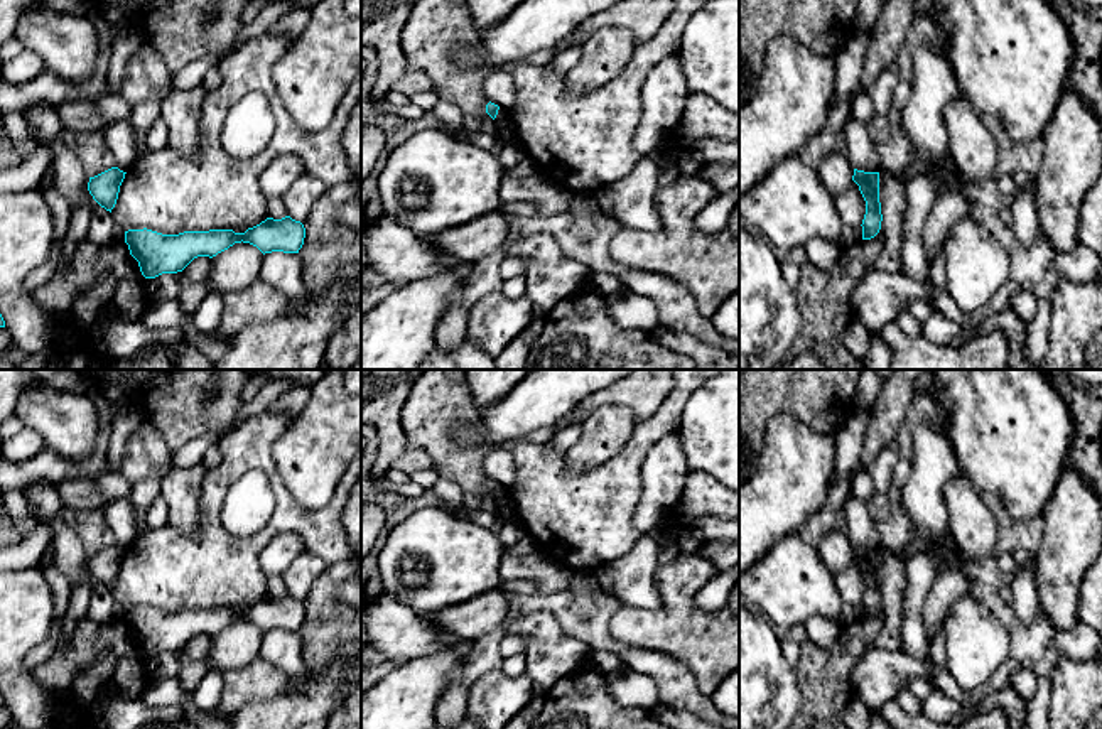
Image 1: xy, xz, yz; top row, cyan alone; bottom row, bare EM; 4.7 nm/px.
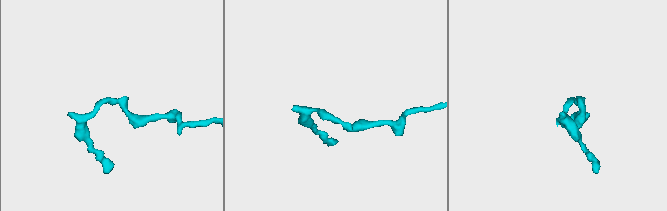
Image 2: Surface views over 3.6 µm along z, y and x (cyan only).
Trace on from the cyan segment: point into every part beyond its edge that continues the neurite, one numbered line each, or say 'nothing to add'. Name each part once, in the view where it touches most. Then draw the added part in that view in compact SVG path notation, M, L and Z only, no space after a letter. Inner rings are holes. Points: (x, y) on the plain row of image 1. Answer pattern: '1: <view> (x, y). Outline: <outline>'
nothing to add

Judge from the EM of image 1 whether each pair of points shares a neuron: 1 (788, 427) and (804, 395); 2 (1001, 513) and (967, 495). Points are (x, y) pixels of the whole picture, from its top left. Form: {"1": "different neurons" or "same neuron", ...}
{"1": "different neurons", "2": "different neurons"}

